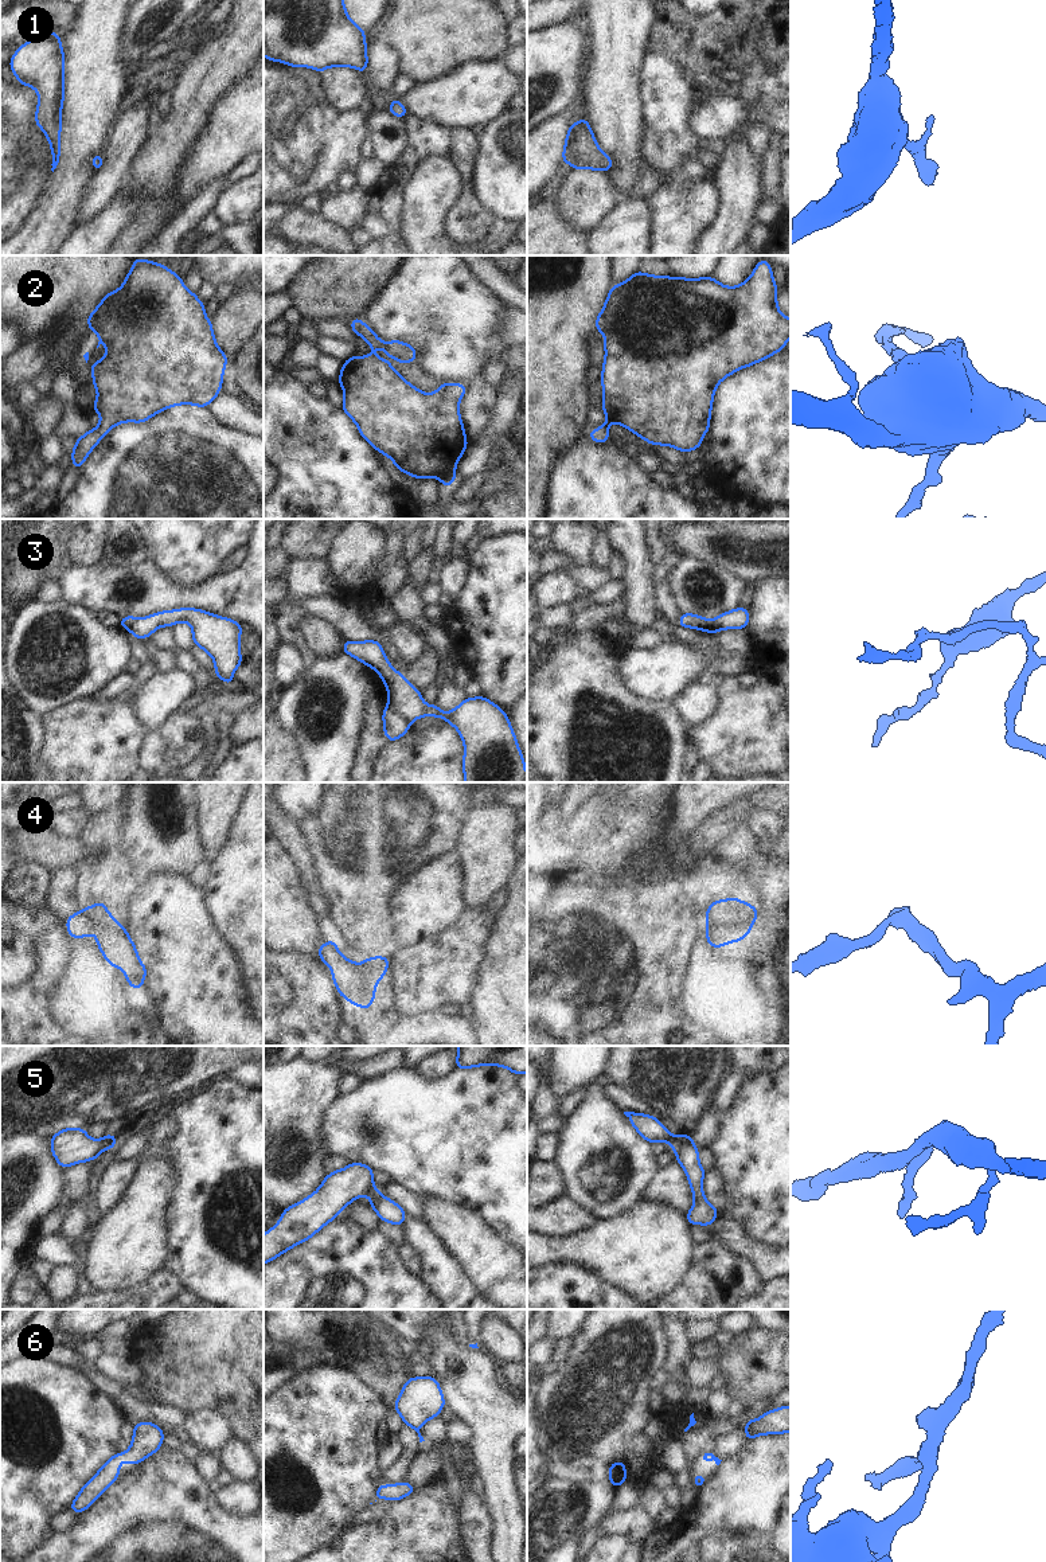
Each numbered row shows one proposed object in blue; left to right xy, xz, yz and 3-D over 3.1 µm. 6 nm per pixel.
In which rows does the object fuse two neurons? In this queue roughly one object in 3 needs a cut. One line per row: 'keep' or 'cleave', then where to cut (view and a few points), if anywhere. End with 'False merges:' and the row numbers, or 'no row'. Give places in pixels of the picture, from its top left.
1: keep; no cut
2: keep; no cut
3: cleave; cut in xz along (389, 705), (409, 723)
4: keep; no cut
5: cleave; cut in yz along (678, 1137), (671, 1144)
6: keep; no cut
False merges: 3, 5

